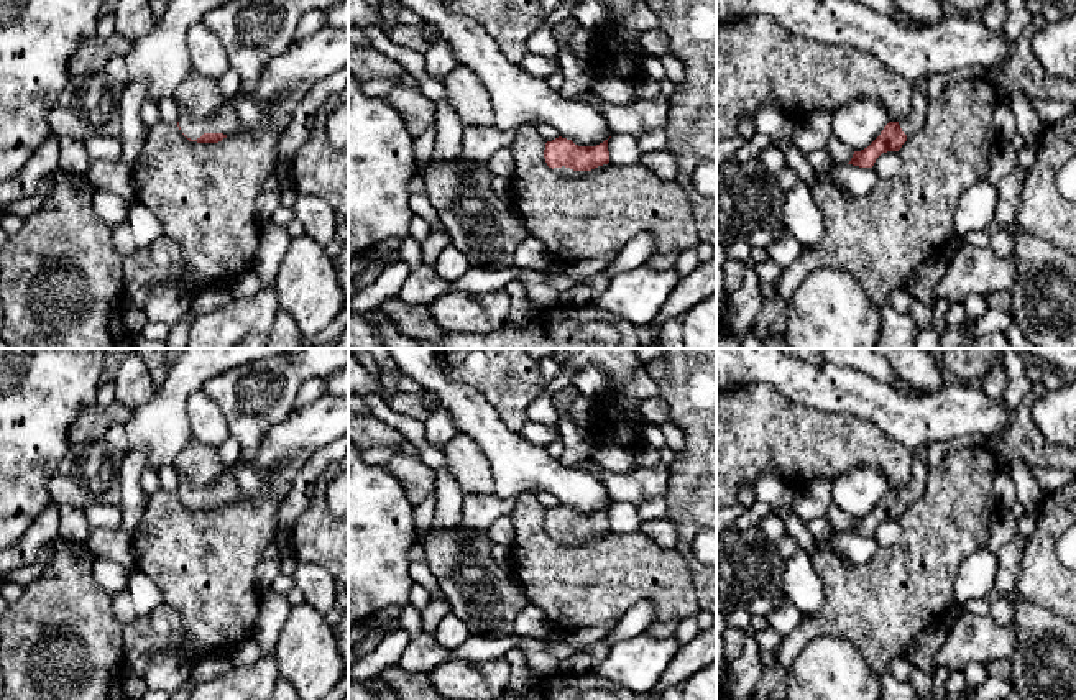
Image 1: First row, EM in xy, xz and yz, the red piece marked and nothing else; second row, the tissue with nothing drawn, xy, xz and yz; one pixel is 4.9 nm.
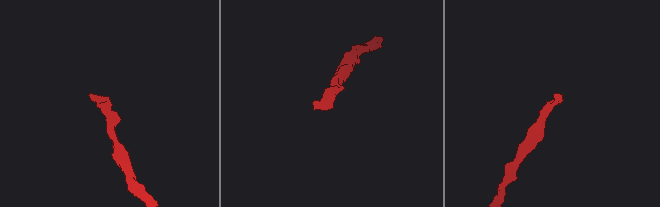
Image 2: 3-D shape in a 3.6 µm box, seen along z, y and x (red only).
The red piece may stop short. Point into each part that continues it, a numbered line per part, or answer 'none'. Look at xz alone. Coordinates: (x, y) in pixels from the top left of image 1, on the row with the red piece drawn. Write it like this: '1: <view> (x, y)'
1: xz (562, 171)

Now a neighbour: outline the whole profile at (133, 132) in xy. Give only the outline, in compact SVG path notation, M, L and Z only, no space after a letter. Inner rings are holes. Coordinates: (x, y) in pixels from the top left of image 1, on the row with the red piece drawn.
M146 79L130 82L122 92L118 136L122 143L120 163L128 166L133 166L146 140L148 128L140 117L140 108L146 102L146 97Z

